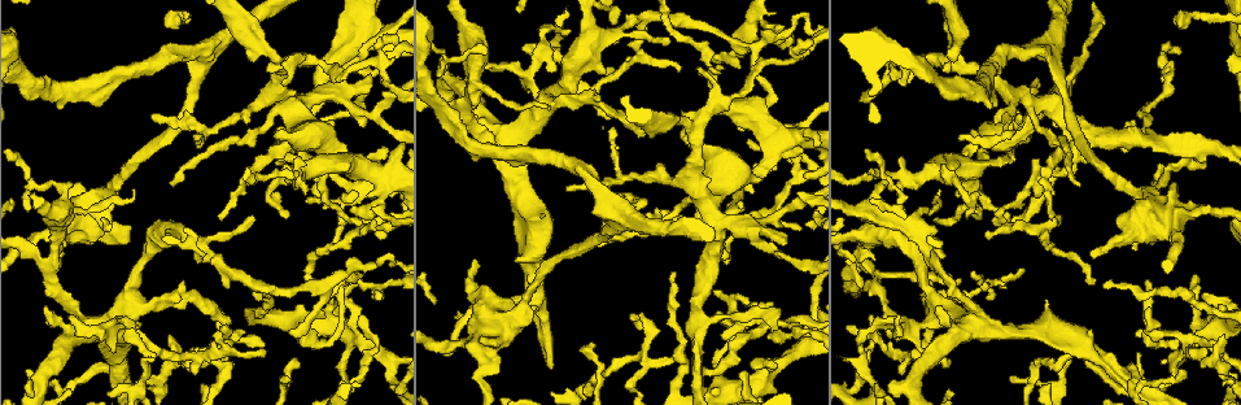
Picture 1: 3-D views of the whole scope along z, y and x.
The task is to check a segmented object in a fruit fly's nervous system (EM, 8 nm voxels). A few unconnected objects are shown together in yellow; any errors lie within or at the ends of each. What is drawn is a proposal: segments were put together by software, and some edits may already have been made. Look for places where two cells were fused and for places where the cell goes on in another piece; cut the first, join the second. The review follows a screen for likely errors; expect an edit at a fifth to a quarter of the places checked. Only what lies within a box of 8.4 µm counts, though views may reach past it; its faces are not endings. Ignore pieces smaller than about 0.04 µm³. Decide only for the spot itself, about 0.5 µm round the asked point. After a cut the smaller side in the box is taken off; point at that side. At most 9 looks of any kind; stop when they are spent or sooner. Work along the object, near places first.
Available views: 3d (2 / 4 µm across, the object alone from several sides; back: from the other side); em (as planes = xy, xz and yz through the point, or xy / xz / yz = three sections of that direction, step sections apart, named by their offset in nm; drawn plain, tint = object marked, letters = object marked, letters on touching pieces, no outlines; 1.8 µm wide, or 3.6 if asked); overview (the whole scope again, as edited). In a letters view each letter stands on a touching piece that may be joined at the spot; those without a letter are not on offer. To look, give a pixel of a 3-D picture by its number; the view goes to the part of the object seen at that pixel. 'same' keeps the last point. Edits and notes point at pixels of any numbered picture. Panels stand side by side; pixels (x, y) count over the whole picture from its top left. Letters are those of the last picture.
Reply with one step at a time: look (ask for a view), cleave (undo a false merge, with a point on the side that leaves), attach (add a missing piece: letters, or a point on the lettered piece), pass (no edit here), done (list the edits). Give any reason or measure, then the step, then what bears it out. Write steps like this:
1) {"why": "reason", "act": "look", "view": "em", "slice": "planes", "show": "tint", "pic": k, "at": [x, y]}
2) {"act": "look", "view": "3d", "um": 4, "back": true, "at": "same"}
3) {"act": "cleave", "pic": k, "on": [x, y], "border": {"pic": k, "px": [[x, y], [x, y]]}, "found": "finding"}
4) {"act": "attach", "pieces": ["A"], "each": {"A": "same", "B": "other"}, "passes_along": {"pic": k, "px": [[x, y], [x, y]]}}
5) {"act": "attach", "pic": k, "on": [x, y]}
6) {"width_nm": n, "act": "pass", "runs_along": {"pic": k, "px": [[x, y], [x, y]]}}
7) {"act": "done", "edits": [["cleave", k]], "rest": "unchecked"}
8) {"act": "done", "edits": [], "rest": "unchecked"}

{"why": "three arms meet", "act": "look", "view": "3d", "um": 4, "pic": 1, "at": [536, 293]}

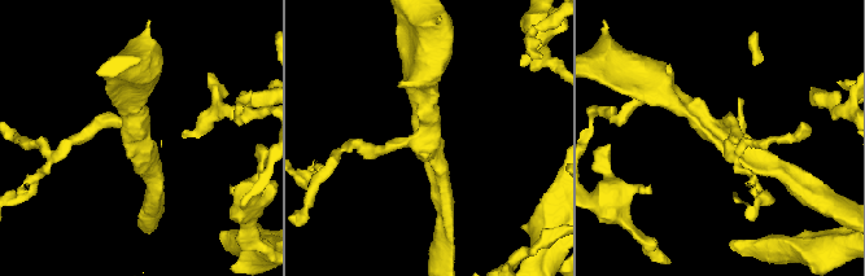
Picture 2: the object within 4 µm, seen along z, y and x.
{"act": "look", "view": "em", "um": 3.6, "slice": "planes", "show": "letters", "pic": 2, "at": [134, 130]}

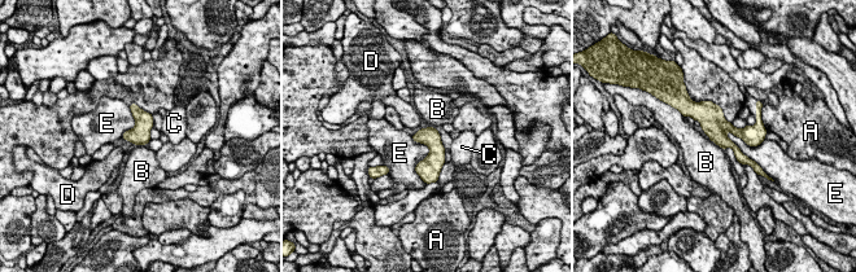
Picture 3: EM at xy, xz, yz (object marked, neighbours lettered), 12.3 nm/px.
{"act": "pass", "each": {"A": "other", "B": "other", "C": "other", "D": "other", "E": "other"}, "runs_along": {"pic": 3, "px": [[689, 113], [755, 135]]}, "found": "all the same cell"}

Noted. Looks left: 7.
{"why": "abrupt turn", "act": "look", "view": "em", "um": 3.6, "slice": "yz", "step": 4, "show": "tint", "pic": 1, "at": [482, 386]}

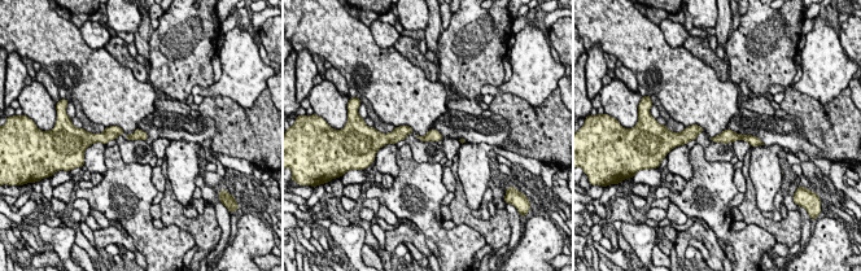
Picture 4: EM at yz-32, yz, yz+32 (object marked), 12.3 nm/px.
{"why": "cut it another way", "act": "look", "view": "em", "um": 3.6, "slice": "planes", "show": "letters", "at": "same"}

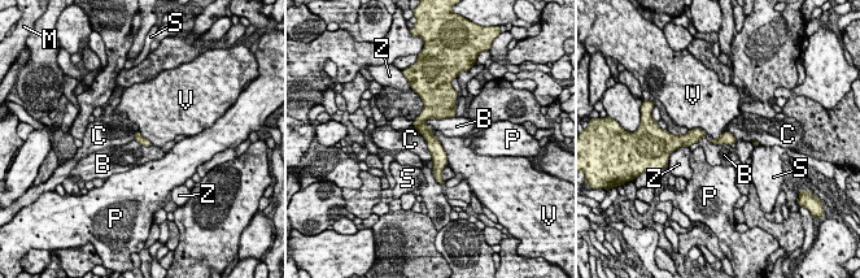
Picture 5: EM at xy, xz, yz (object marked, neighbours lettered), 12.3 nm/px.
{"act": "pass", "each": {"B": "other", "C": "other", "M": "other", "P": "other", "S": "other", "V": "other", "Z": "other"}, "border": {"pic": 5, "px": [[432, 130], [445, 152], [448, 165]]}, "found": "all the same cell"}

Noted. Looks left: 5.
{"why": "thin end", "act": "look", "view": "em", "slice": "planes", "show": "tint", "pic": 1, "at": [25, 372]}

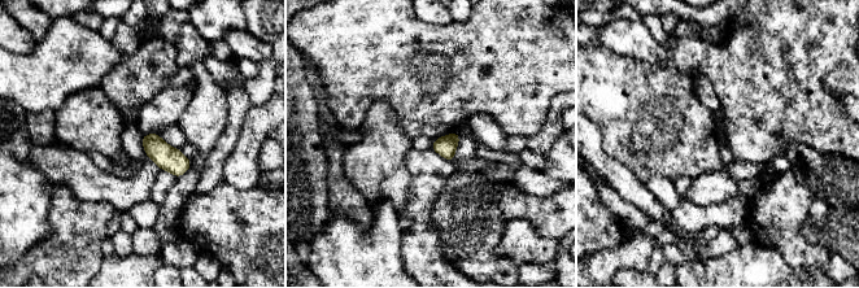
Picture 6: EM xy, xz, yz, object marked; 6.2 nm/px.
{"act": "look", "view": "em", "slice": "planes", "show": "letters", "at": "same"}

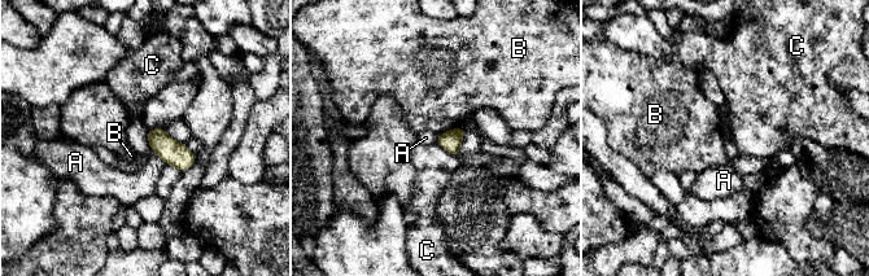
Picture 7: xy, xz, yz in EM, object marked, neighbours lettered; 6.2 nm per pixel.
{"width_nm": 130, "longest_contact_nm": ["A", 240], "act": "pass", "each": {"A": "other", "B": "other", "C": "other"}, "found": "none of them fits"}

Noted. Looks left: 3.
{"why": "sharp bend", "act": "look", "view": "3d", "um": 4, "back": true, "pic": 1, "at": [871, 235]}

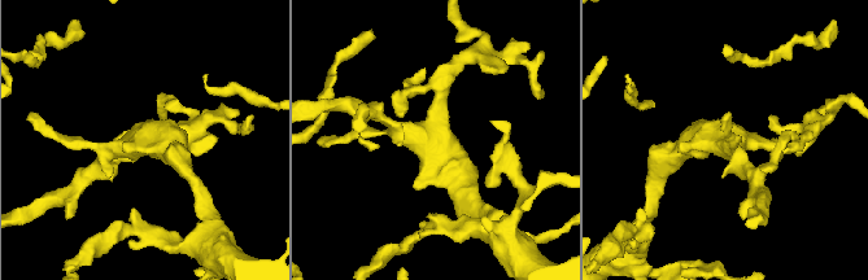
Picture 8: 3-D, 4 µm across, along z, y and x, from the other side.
{"act": "look", "view": "em", "slice": "yz", "step": 16, "show": "tint", "pic": 8, "at": [141, 138]}

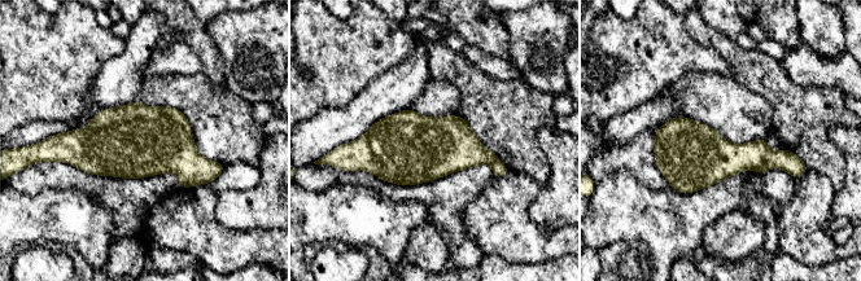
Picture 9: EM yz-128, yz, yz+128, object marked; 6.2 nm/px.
{"act": "look", "view": "em", "slice": "planes", "show": "letters", "at": "same"}

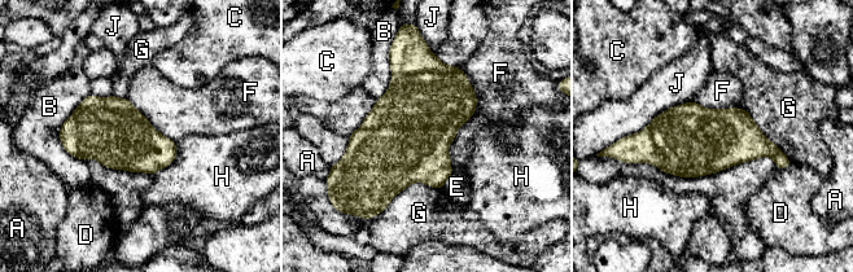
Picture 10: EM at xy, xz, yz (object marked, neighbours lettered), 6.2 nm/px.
{"act": "pass", "each": {"A": "other", "B": "other", "C": "other", "D": "other", "E": "other", "F": "other", "G": "other", "H": "other", "J": "other"}, "border": {"pic": 10, "px": [[460, 68], [476, 112], [453, 172]]}, "found": "continuous, no second cell"}

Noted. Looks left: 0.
{"act": "done", "edits": [], "rest": "unchecked"}

